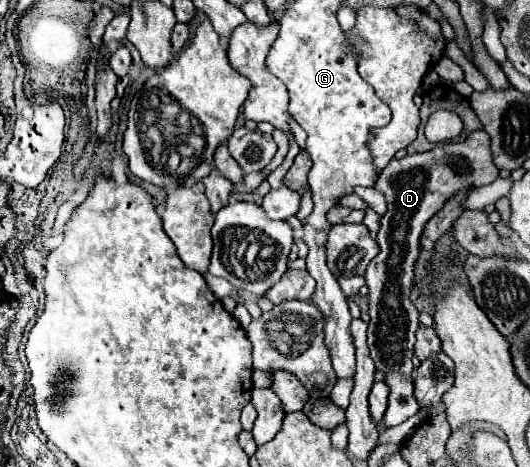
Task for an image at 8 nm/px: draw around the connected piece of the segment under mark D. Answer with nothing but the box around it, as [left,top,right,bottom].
[365,129,499,427]

